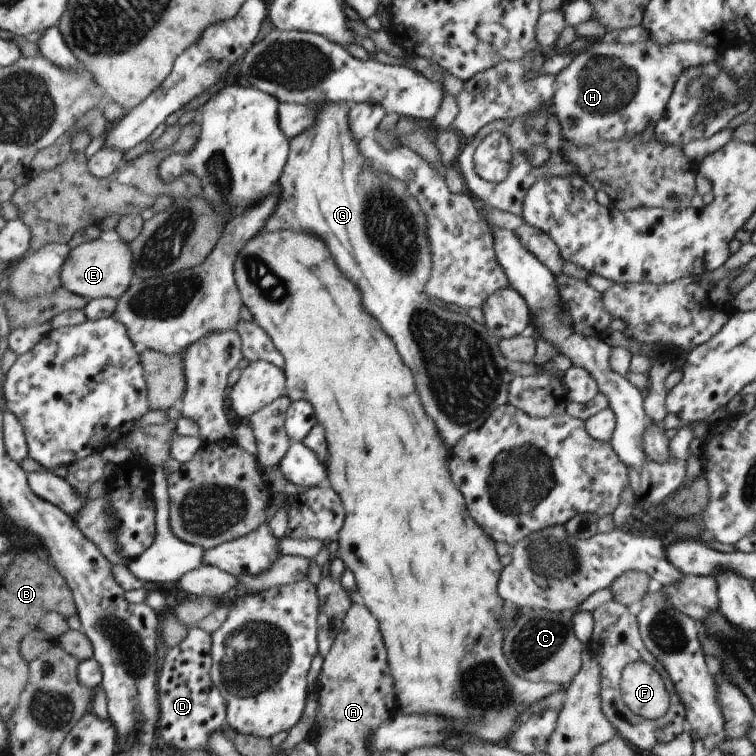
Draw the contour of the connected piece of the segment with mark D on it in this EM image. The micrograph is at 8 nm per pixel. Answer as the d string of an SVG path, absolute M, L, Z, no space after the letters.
M196 626L190 627L186 638L177 646L168 649L162 670L157 676L157 740L163 740L168 746L182 752L210 752L210 736L222 733L227 725L226 702L210 676L213 664L211 648L211 635Z

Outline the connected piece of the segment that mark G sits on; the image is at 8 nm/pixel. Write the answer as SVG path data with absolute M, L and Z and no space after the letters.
M326 103L324 106L318 106L317 122L308 131L302 132L299 136L293 137L289 140L289 156L284 166L284 174L280 178L281 196L279 199L278 210L276 214L273 213L270 224L260 233L266 233L266 230L294 230L294 232L312 232L314 236L320 236L320 240L324 240L324 244L328 244L328 250L332 252L332 258L336 260L336 266L340 268L340 272L344 272L344 276L348 276L348 280L352 280L356 284L356 288L360 288L360 296L362 296L362 304L364 310L374 316L374 320L380 324L380 328L394 340L404 364L408 364L412 368L414 380L416 380L416 390L420 394L422 406L426 410L426 414L434 420L440 438L444 440L444 446L452 451L456 444L471 431L481 428L484 422L490 417L490 414L499 408L502 404L509 403L509 385L514 378L508 373L507 359L500 353L497 342L494 338L488 336L488 332L484 330L484 326L480 326L468 316L468 314L458 314L458 312L450 312L442 303L428 299L424 293L424 286L428 281L431 272L431 253L429 250L429 243L427 240L427 223L424 214L420 211L418 202L407 192L406 186L397 179L386 175L385 173L372 173L367 166L367 161L364 155L359 152L357 148L358 141L351 136L347 117L350 104L346 103Z

